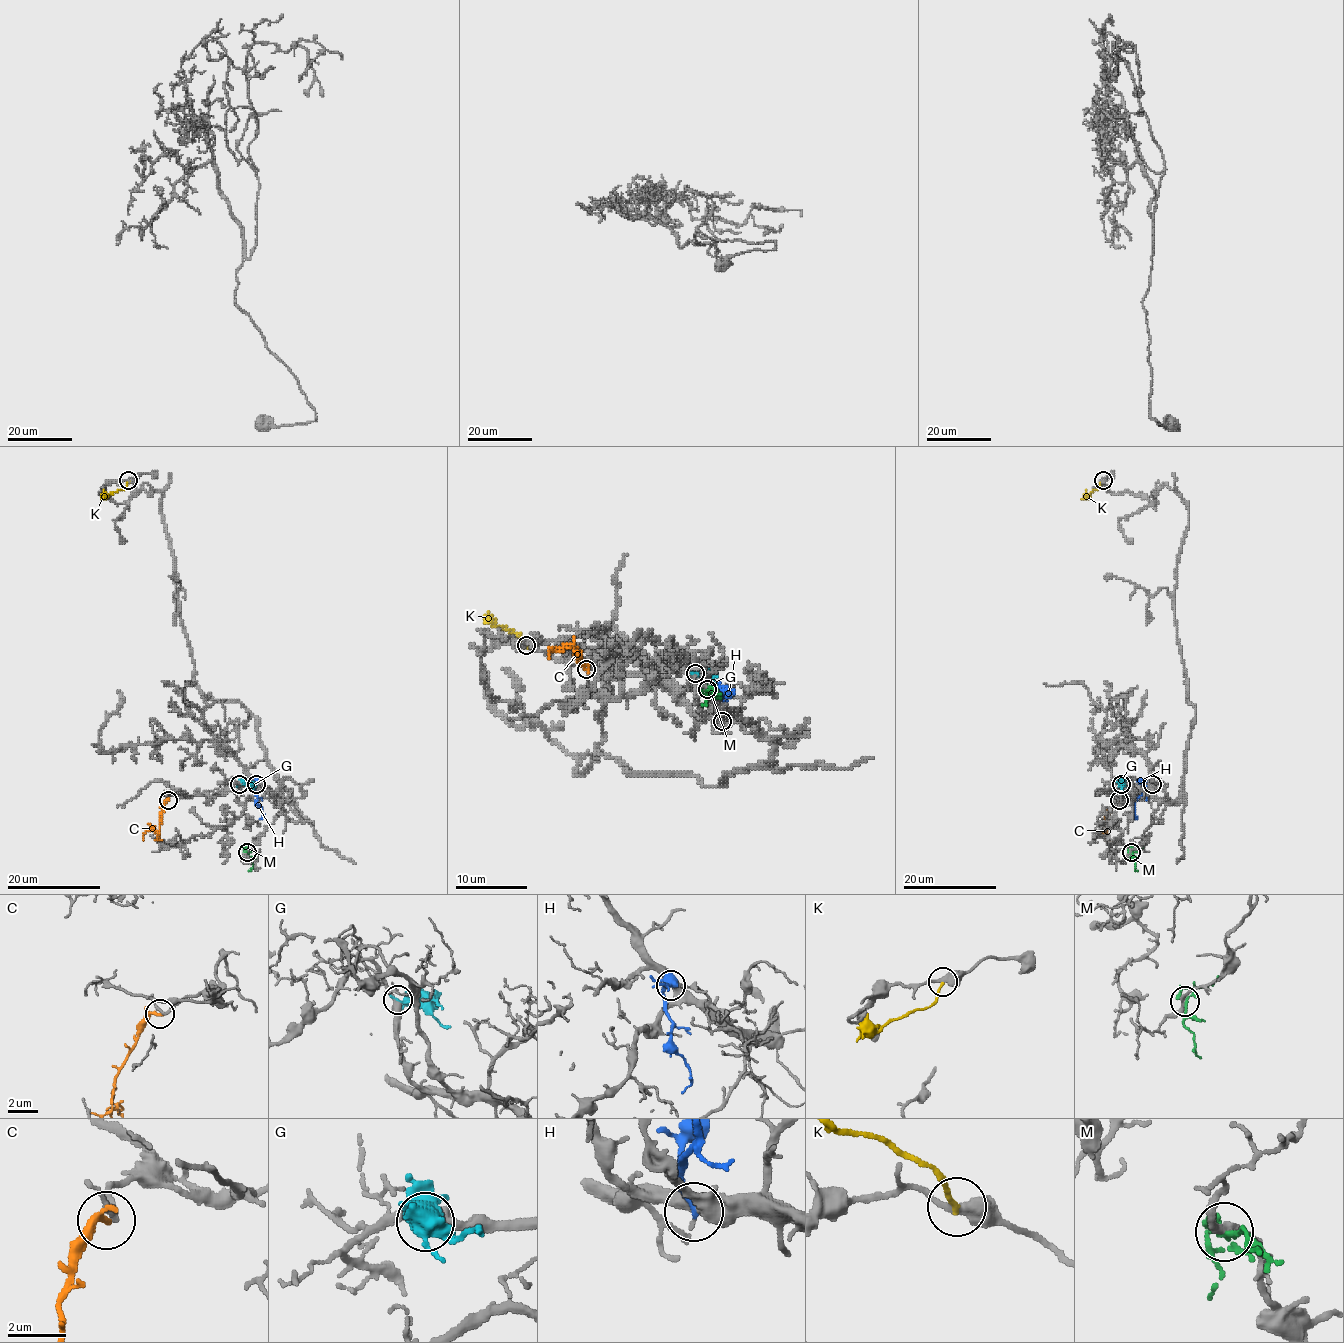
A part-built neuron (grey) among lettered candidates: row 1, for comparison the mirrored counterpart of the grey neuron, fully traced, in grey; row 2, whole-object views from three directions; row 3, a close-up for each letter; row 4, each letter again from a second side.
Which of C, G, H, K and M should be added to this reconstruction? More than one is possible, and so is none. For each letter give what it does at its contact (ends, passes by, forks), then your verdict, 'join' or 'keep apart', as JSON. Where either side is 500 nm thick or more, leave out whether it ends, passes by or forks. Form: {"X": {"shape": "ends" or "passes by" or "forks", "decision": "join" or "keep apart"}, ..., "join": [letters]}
{"C": {"shape": "passes by", "decision": "join"}, "G": {"shape": "passes by", "decision": "keep apart"}, "H": {"decision": "keep apart"}, "K": {"shape": "ends", "decision": "keep apart"}, "M": {"shape": "forks", "decision": "keep apart"}, "join": ["C"]}

